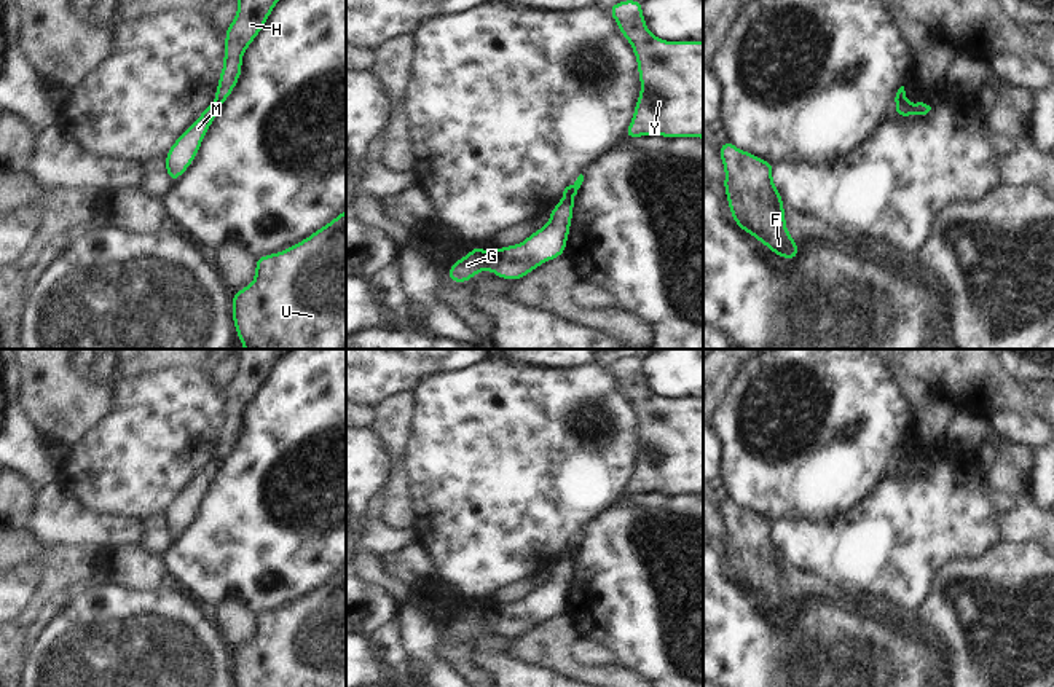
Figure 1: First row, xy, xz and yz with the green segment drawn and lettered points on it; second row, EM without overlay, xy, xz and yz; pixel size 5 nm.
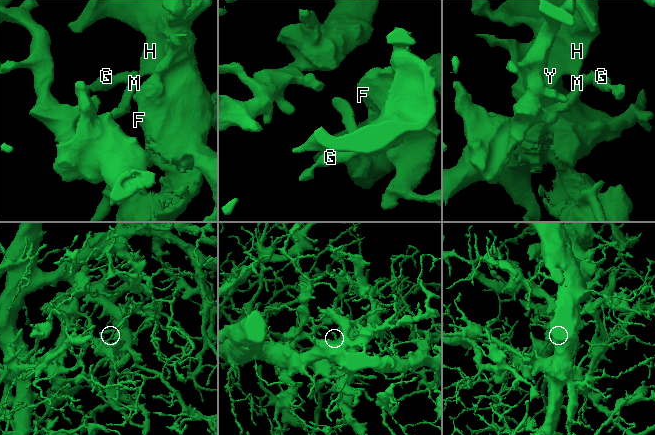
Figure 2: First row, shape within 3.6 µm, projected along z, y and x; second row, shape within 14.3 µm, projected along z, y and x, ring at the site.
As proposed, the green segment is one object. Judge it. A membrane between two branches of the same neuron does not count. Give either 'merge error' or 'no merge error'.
merge error

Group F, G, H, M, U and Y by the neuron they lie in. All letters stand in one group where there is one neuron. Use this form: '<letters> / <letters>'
F H U Y / G M

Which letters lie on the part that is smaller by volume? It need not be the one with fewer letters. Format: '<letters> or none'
G, M

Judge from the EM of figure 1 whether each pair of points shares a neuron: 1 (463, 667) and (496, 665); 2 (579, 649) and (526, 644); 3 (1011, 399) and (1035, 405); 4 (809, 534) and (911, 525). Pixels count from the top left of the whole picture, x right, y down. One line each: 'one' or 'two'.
1: two
2: two
3: one
4: one

